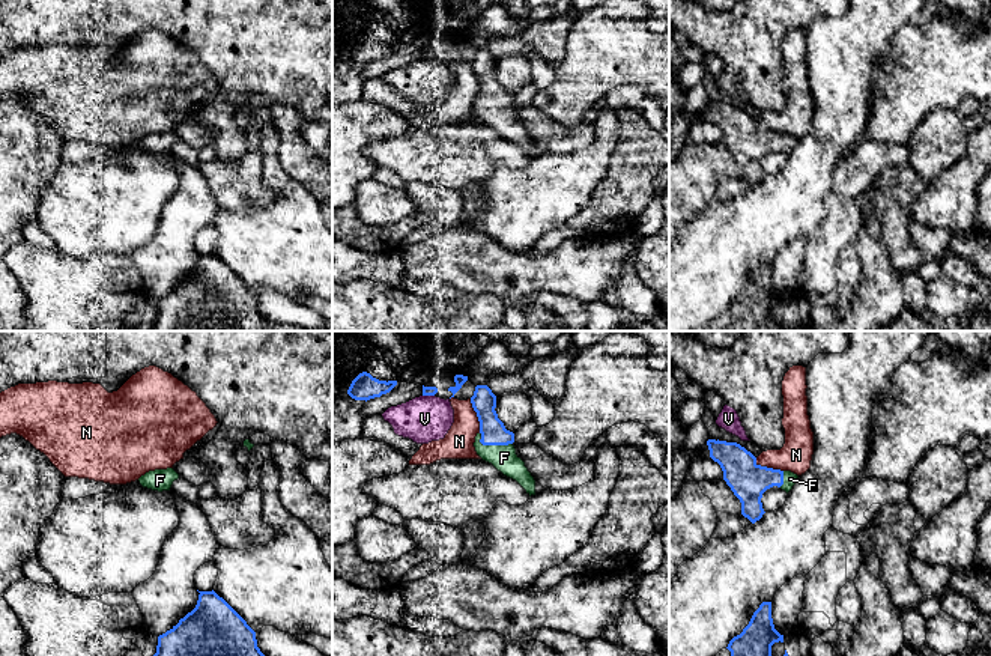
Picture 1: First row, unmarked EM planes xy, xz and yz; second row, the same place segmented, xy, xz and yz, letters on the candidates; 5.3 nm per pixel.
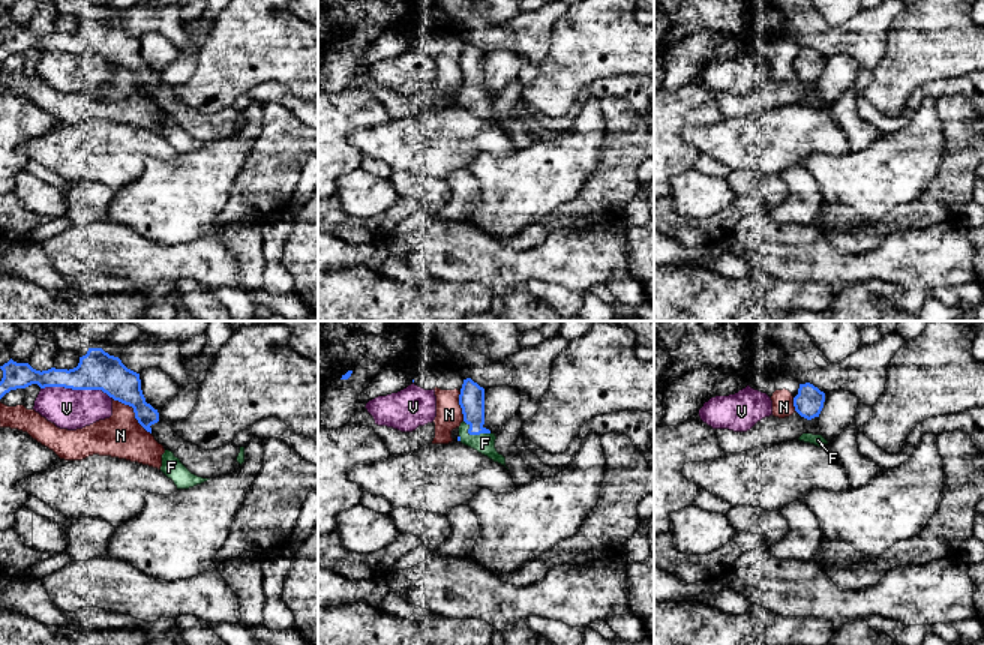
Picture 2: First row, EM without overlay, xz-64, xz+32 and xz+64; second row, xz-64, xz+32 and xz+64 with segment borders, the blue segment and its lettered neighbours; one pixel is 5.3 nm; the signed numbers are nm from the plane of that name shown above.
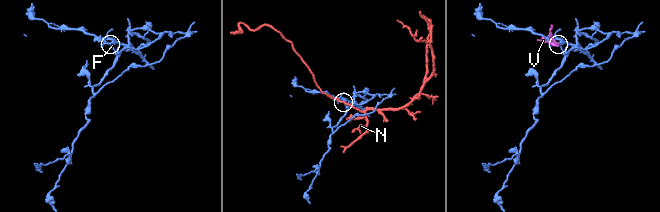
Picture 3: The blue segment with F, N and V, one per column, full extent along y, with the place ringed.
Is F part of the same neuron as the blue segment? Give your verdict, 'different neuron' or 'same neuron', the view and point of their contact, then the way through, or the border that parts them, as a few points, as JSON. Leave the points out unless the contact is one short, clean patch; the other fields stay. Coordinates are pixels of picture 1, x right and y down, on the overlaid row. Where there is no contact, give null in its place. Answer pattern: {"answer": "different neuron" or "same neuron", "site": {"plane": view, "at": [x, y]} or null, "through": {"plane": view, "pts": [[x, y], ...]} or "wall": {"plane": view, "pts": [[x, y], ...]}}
{"answer": "same neuron", "site": {"plane": "xz", "at": [492, 444]}, "through": {"plane": "xz", "pts": [[493, 432], [492, 444], [504, 458]]}}

